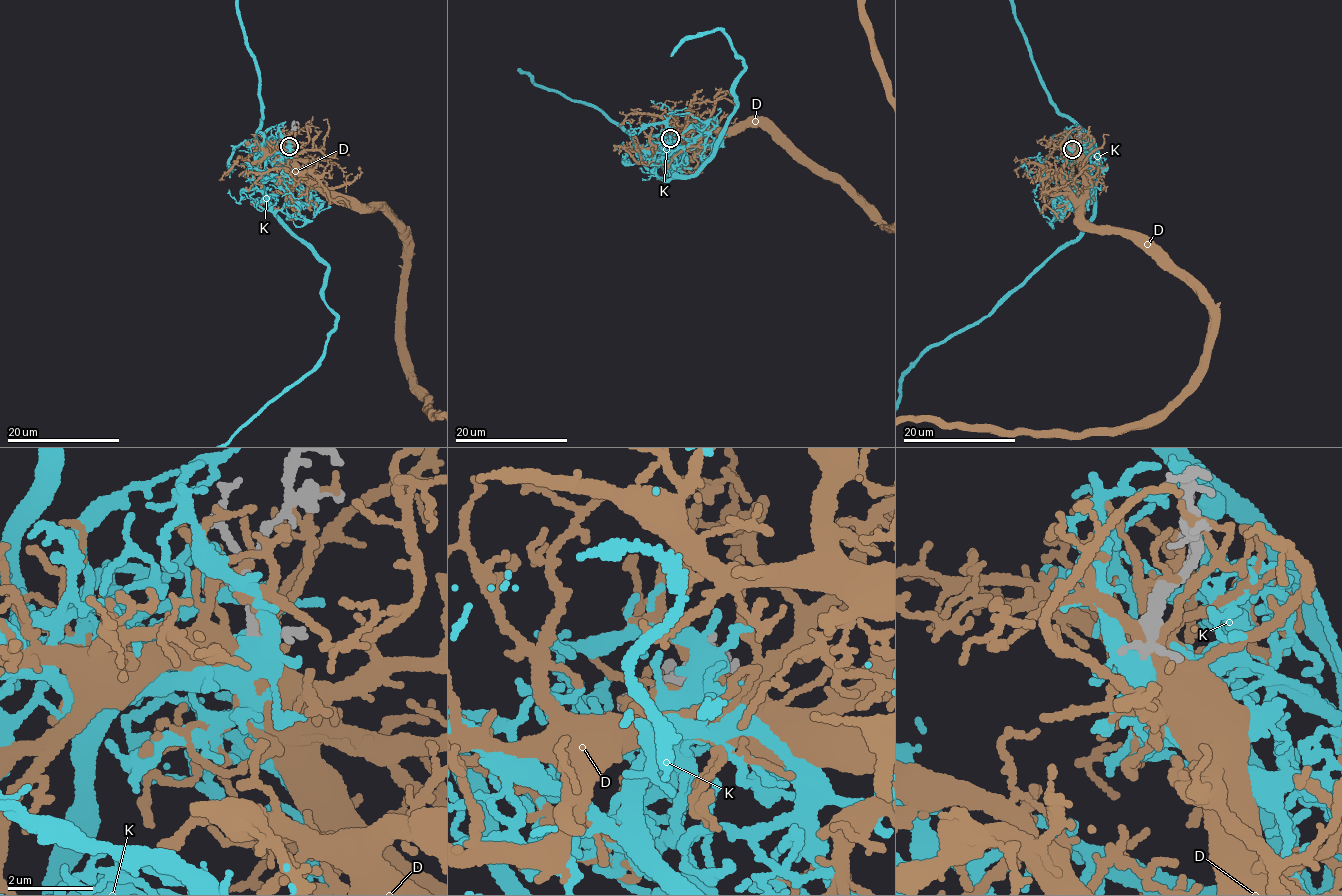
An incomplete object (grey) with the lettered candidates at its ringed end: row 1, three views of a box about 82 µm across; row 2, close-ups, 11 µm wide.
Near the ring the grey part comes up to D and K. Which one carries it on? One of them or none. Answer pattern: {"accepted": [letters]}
{"accepted": ["K"]}

